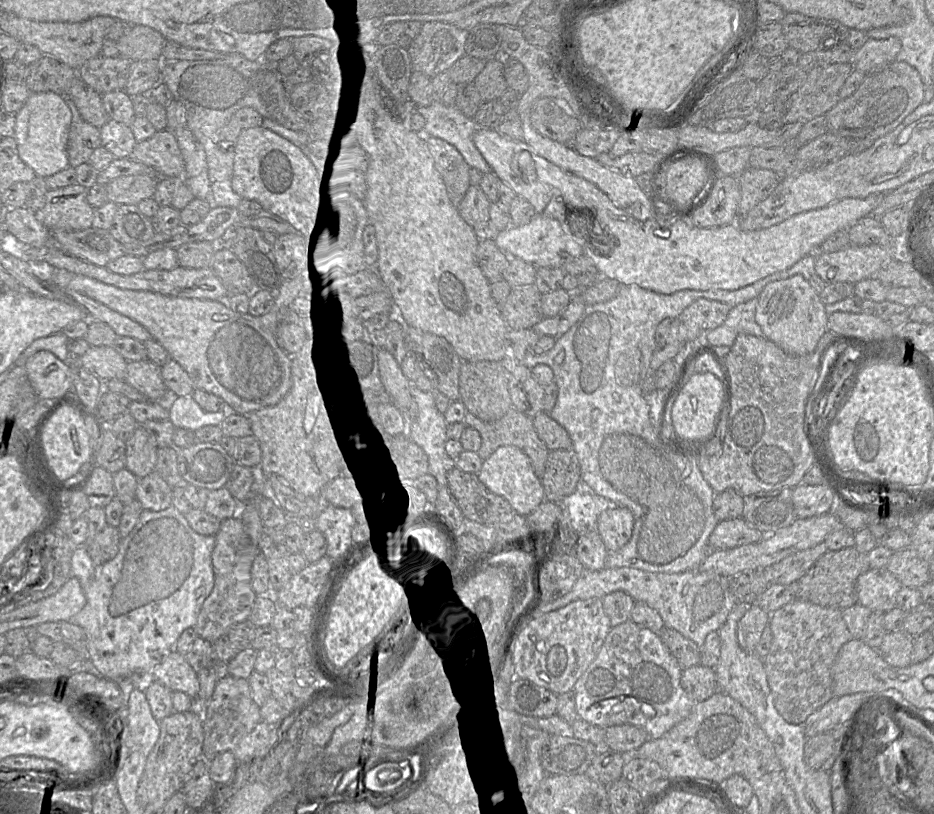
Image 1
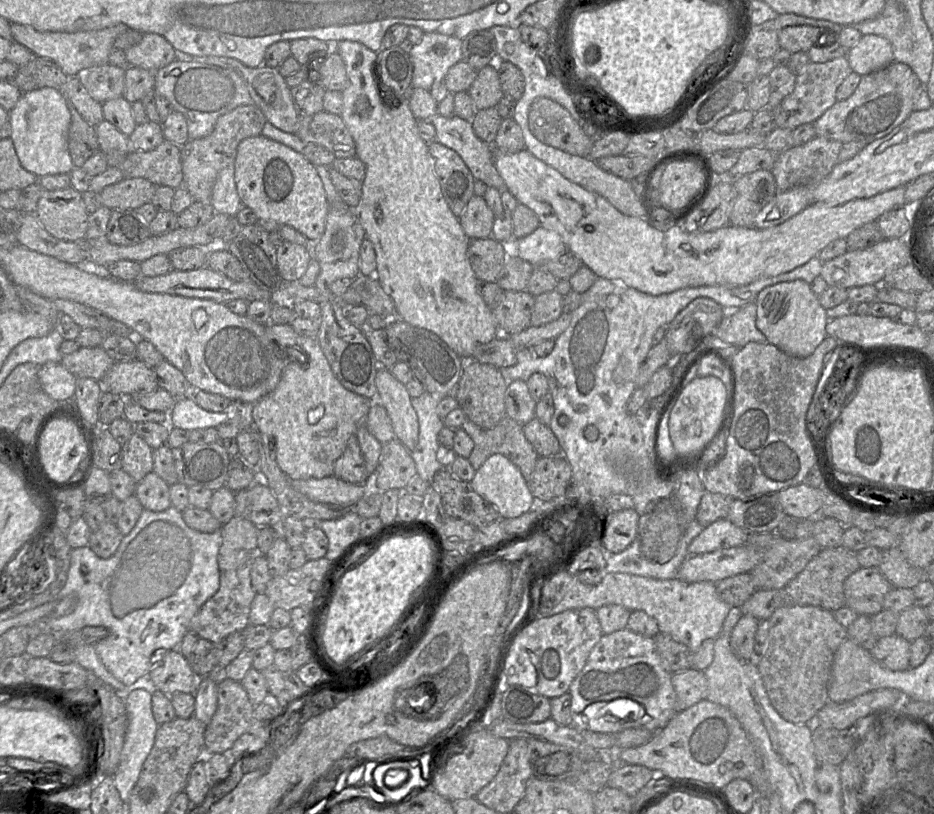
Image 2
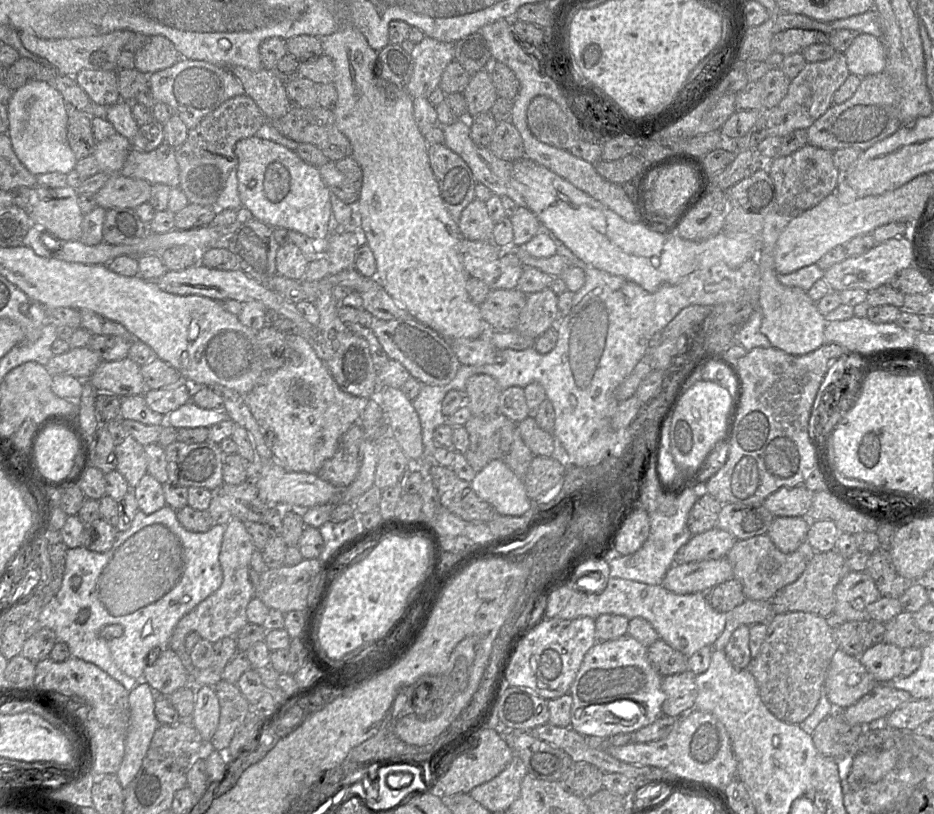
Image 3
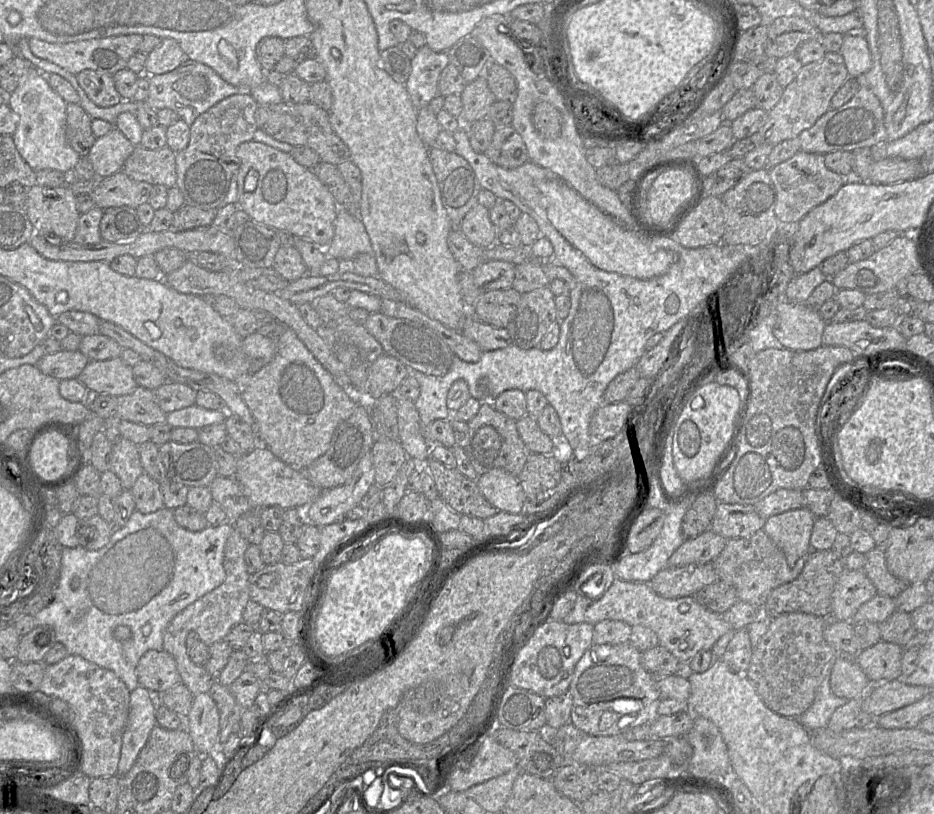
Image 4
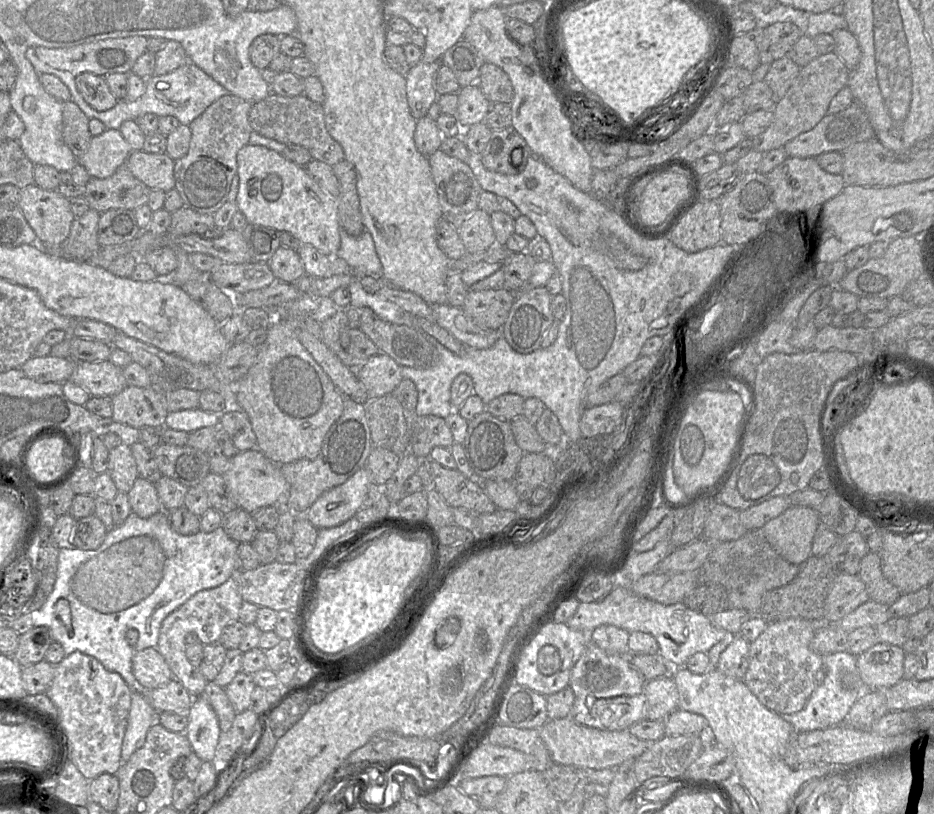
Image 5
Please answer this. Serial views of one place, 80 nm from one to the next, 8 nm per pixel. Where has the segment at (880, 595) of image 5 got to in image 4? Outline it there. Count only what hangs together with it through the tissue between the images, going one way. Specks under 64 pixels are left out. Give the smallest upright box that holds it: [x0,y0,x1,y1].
[863,547,910,598]

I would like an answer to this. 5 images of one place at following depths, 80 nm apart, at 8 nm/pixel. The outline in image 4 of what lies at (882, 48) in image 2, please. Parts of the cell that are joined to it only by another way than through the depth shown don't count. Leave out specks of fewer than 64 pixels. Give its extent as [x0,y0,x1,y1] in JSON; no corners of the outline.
[839,32,872,78]

